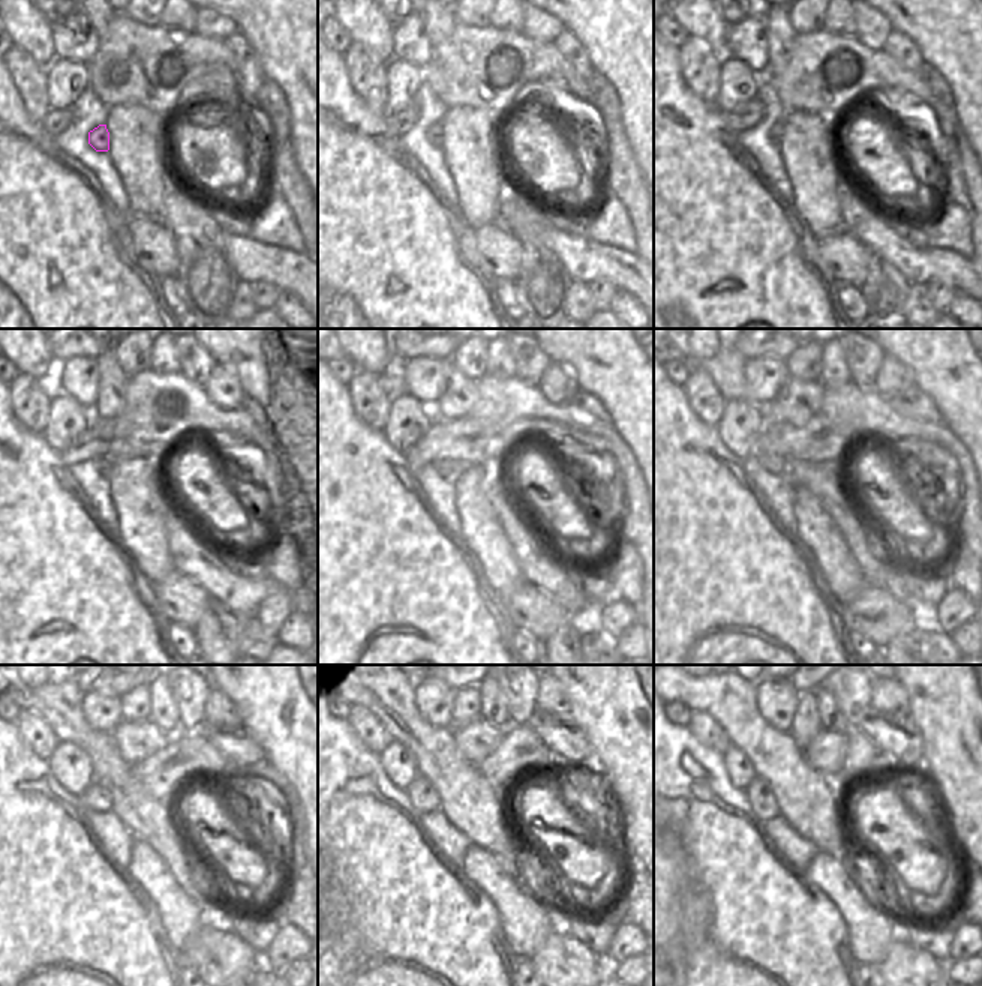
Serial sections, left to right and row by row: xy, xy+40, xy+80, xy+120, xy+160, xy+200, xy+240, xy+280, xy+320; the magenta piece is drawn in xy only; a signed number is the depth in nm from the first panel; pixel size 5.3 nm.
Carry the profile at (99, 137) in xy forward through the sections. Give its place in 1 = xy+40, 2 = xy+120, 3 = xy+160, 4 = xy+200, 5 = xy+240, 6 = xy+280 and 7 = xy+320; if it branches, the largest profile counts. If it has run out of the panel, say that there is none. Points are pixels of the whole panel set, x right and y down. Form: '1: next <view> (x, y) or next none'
1: next xy+40 (435, 135)
2: next xy+120 (105, 468)
3: next xy+160 (450, 470)
4: next xy+200 (774, 464)
5: next xy+240 (95, 797)
6: next xy+280 (423, 797)
7: next xy+320 (763, 803)

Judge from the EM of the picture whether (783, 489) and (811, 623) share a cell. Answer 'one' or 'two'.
two

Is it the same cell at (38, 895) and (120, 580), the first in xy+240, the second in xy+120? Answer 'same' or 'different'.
same

